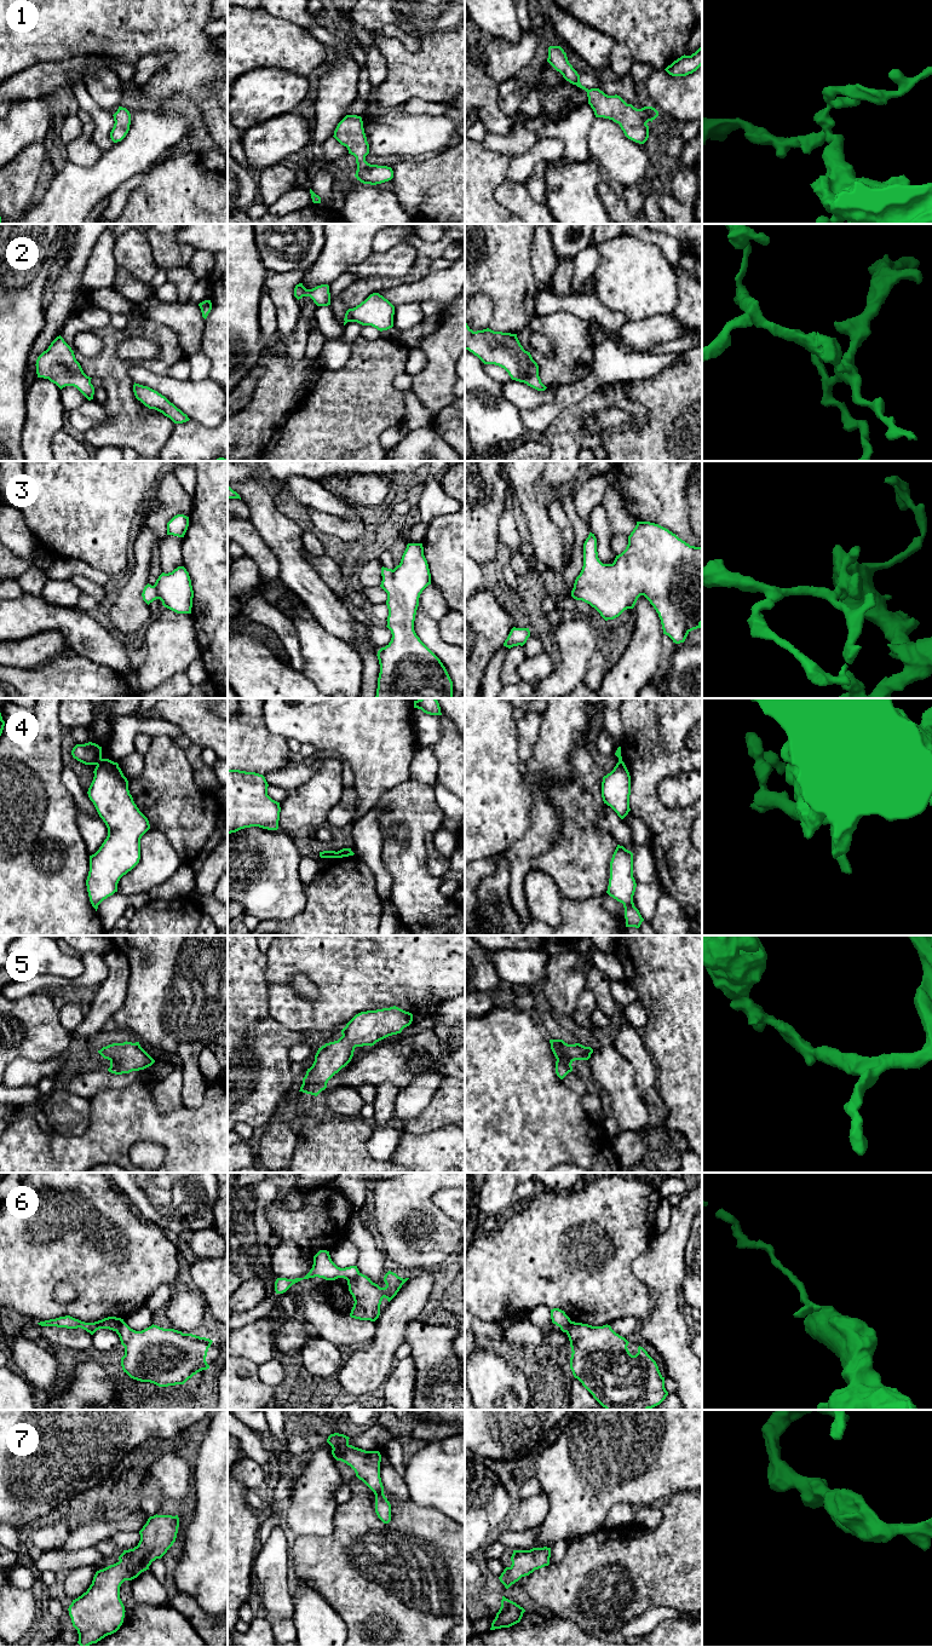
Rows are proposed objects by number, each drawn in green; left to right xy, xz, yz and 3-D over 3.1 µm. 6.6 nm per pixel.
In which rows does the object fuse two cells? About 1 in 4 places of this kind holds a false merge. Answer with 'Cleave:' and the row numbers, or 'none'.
Cleave: 4, 6

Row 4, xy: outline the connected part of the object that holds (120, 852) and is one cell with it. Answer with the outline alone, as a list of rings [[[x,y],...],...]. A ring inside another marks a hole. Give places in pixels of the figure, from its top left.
[[[102,759],[93,773],[87,794],[108,828],[107,839],[99,850],[90,856],[90,871],[86,880],[90,902],[97,911],[104,899],[117,892],[120,879],[139,863],[140,839],[150,829],[150,824],[134,804],[128,790],[128,781],[117,762]]]

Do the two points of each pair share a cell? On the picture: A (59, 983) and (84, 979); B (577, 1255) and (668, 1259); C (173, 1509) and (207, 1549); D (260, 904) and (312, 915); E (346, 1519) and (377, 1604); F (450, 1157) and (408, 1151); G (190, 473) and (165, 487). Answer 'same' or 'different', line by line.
A: same
B: different
C: different
D: different
E: same
F: same
G: different

